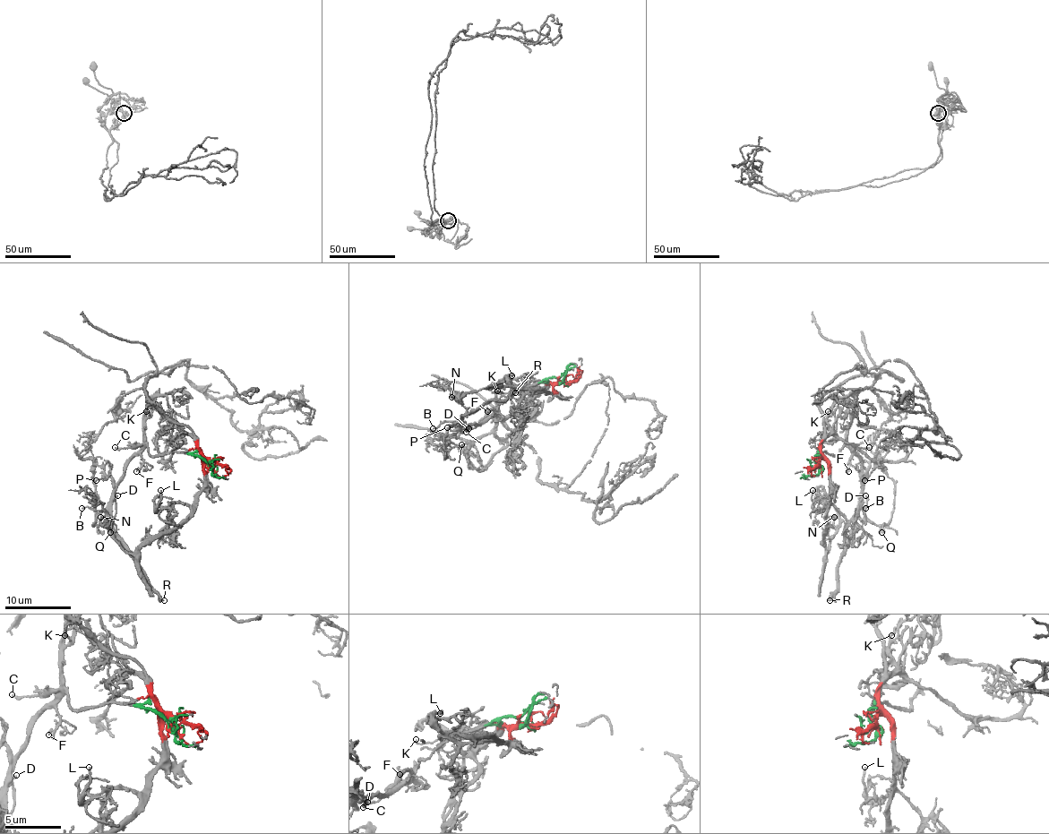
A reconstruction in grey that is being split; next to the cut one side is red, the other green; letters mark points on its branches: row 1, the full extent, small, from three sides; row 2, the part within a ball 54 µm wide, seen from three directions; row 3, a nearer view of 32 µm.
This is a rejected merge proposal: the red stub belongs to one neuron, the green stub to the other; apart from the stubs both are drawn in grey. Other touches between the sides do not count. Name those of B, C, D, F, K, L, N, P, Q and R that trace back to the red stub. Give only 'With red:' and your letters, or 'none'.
With red: K, L, N

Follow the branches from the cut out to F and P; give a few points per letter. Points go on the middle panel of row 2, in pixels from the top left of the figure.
F: (562, 382), (552, 377), (520, 387), (492, 414), (494, 412), (487, 412)
P: (562, 382), (552, 377), (520, 387), (480, 424), (467, 424), (451, 430), (447, 427)

